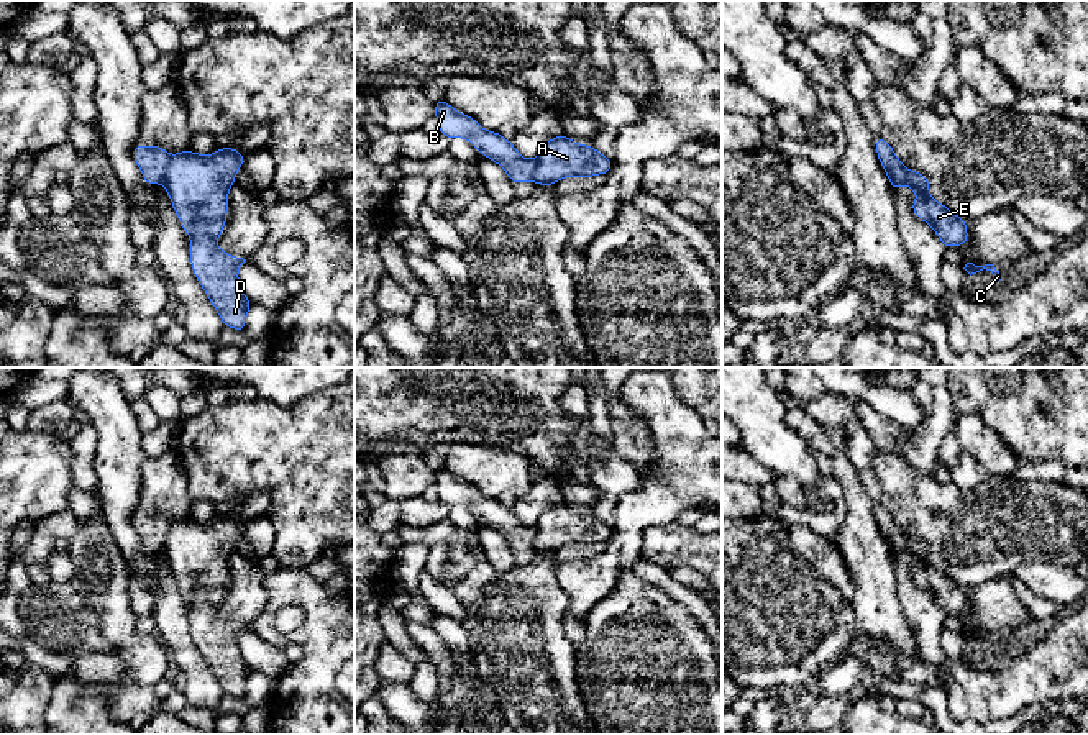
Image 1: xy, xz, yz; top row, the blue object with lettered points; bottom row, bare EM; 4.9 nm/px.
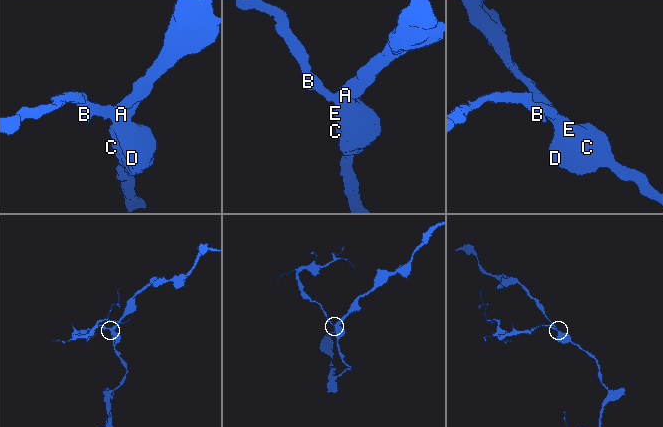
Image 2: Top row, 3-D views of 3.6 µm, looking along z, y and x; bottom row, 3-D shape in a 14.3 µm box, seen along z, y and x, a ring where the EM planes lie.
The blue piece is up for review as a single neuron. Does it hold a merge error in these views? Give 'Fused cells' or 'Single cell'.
Fused cells

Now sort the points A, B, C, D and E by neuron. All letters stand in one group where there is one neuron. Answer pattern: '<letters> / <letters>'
A C D E / B

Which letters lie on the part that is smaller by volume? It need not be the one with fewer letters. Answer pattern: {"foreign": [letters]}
{"foreign": ["B"]}

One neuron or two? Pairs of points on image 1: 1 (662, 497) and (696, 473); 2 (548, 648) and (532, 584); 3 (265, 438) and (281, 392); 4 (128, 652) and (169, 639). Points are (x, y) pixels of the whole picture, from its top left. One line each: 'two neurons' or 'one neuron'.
1: one neuron
2: one neuron
3: two neurons
4: two neurons

